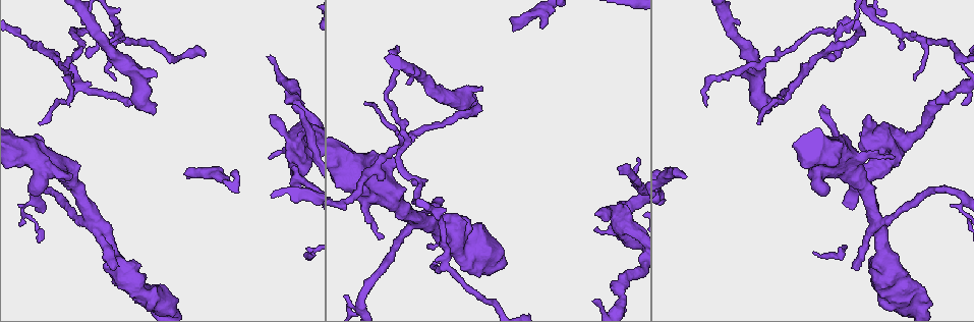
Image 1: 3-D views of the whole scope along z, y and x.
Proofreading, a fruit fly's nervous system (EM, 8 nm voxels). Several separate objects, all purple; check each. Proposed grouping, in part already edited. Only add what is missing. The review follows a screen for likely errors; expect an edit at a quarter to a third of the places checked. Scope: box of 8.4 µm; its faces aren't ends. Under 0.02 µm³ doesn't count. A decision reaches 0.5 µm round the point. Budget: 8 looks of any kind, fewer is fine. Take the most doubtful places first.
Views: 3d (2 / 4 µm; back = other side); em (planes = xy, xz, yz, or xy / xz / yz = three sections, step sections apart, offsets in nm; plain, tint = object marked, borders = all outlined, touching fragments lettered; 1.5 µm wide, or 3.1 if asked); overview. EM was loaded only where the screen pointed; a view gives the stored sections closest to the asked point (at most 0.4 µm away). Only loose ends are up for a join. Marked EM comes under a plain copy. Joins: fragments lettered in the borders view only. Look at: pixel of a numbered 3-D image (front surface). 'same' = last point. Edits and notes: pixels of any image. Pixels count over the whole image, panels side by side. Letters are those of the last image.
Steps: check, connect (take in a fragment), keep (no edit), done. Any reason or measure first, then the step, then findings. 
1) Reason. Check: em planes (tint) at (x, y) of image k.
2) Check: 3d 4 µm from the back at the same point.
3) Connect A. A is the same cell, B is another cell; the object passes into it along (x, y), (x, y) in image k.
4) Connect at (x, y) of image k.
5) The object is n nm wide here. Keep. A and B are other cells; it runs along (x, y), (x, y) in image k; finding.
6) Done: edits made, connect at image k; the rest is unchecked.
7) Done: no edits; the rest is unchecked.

Branch stops here. Check: 3d 4 µm at (683, 177) of image 1.

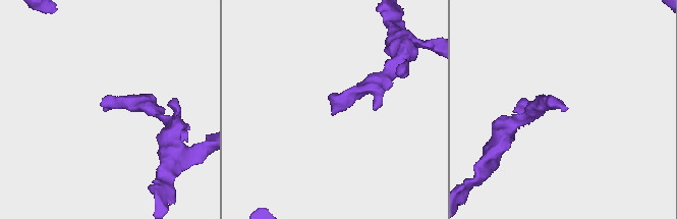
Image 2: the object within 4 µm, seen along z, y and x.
Check: em xz step 8 (tint) at (331, 111) of image 2.

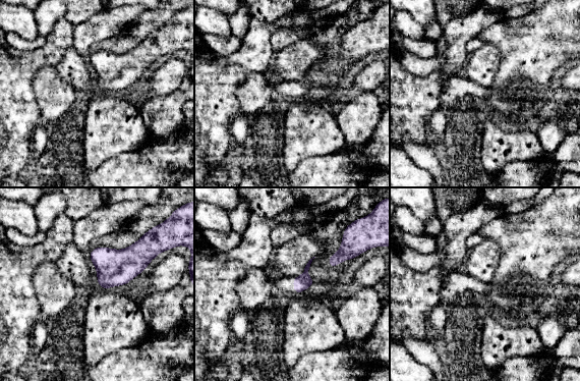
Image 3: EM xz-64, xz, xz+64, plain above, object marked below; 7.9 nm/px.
See the neighbours. Check: em xz step 8 (borders) at the same point.

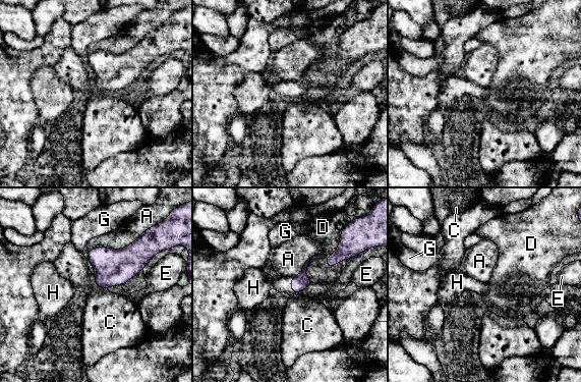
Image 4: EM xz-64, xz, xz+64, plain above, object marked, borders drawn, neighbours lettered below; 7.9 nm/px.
Connect H. H is the same cell, A, C, D, E and G are other cells; the object passes into it along (300, 282), (291, 285), (259, 283) in image 4; the neuron continues.

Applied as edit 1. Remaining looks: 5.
Check: overview.

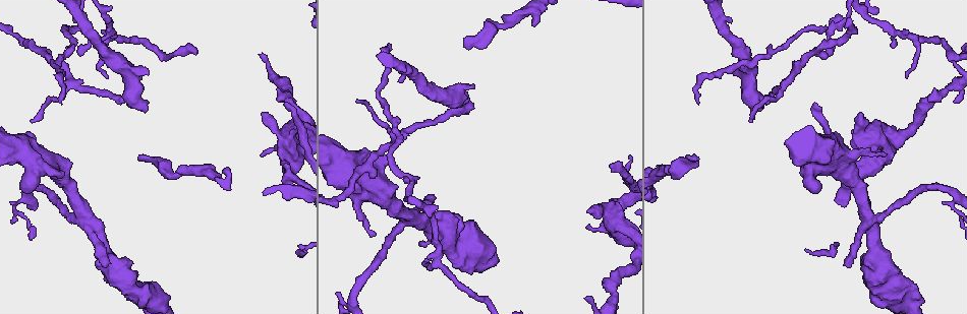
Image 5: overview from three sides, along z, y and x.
Free end. Check: 3d 4 µm at (431, 197) of image 5.

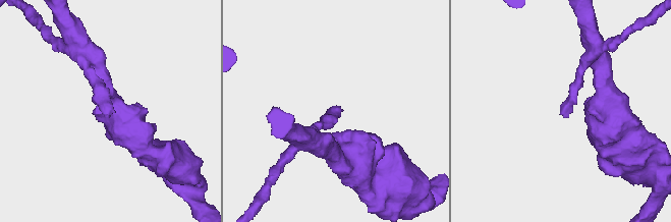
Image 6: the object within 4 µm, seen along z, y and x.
Now the EM. Check: em planes (borders) at (335, 107) of image 6.

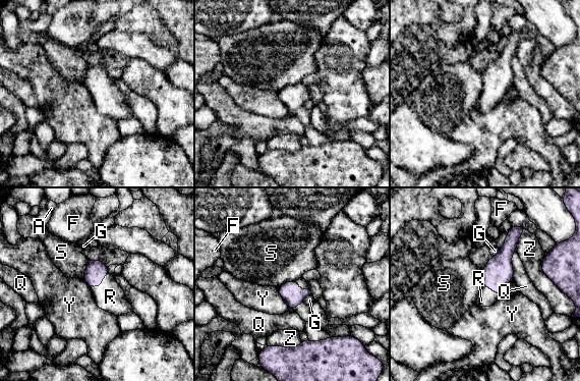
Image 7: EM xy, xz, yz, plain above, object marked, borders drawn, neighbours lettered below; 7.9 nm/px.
Connect R. R is the same cell, A, F, G, Q, S, Y and Z are other cells; the object passes into it along (96, 270), (101, 283), (110, 296) in image 7; it goes on there.

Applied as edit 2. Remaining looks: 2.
Branch stops here. Check: em planes (borders) at (735, 72) of image 5.

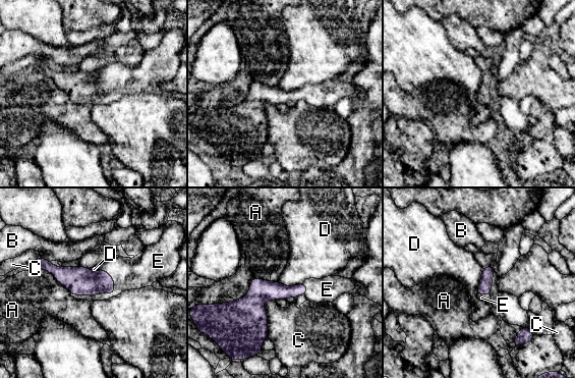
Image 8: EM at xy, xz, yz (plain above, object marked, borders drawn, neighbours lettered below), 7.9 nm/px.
Connect E. E is the same cell, A, B, C and D are other cells; the object passes into it along (78, 280), (97, 293), (124, 278) in image 8; it goes on there.

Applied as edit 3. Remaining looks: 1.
Done: edits made, connect at image 4, connect at image 7, connect at image 8; the rest is unchecked.

